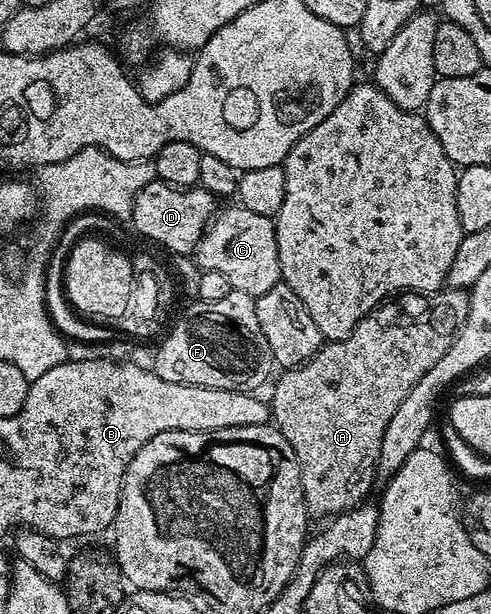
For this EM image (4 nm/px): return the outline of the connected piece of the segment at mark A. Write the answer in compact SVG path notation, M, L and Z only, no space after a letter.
M443 288L436 294L403 292L364 316L344 340L326 342L307 362L283 369L282 375L277 375L274 395L268 398L272 422L284 440L292 444L292 452L296 452L304 504L311 519L329 520L367 501L366 493L376 479L380 444L388 420L392 420L404 396L416 388L416 380L448 352L469 311L470 296L465 290Z

